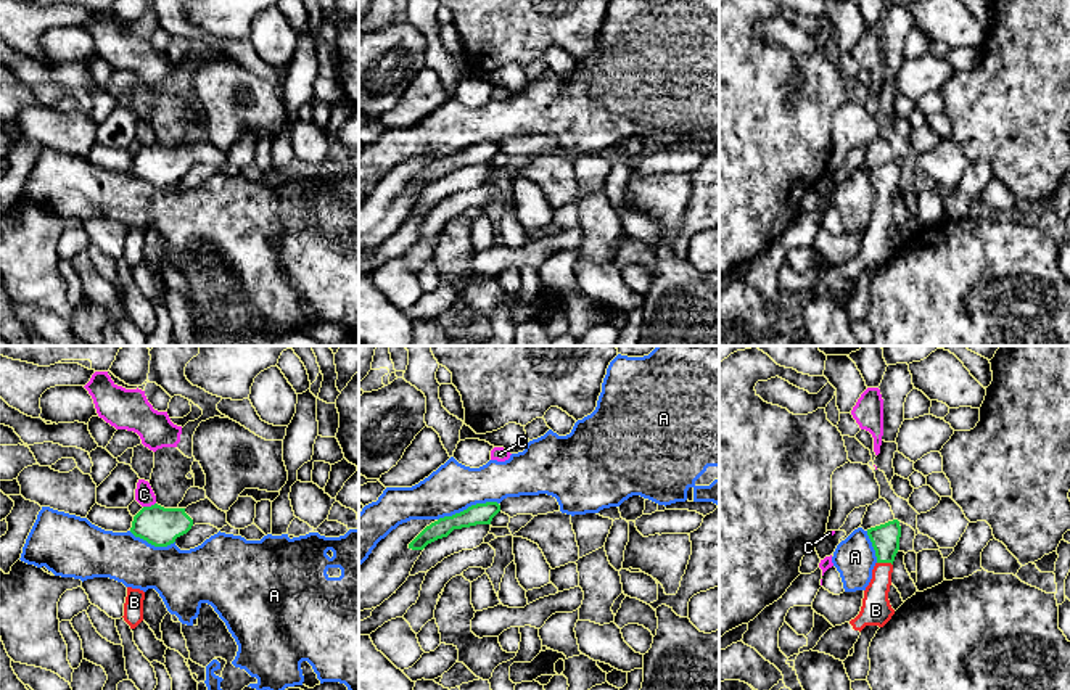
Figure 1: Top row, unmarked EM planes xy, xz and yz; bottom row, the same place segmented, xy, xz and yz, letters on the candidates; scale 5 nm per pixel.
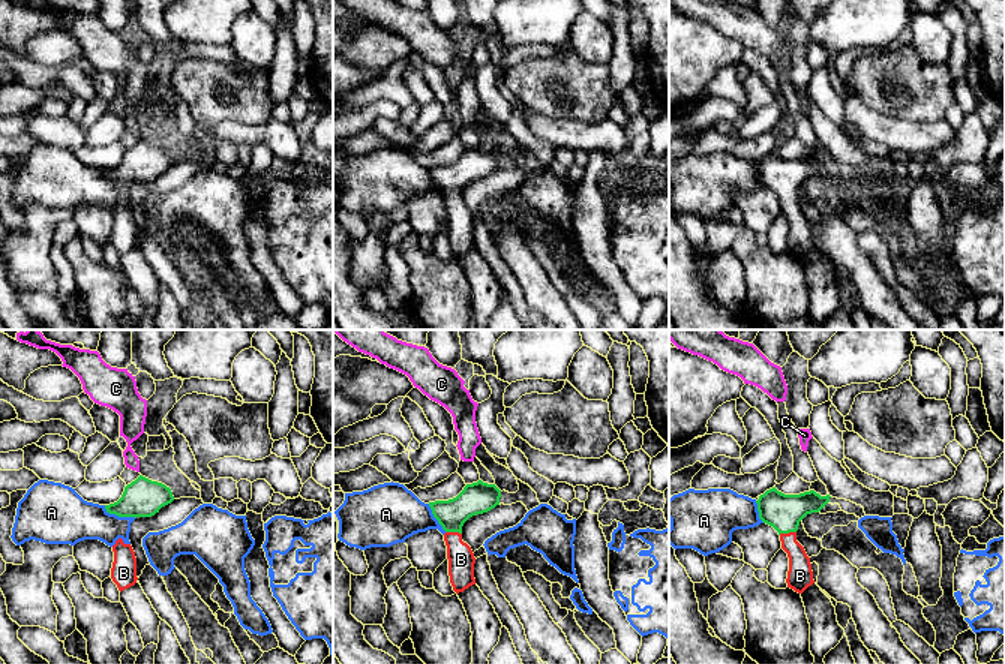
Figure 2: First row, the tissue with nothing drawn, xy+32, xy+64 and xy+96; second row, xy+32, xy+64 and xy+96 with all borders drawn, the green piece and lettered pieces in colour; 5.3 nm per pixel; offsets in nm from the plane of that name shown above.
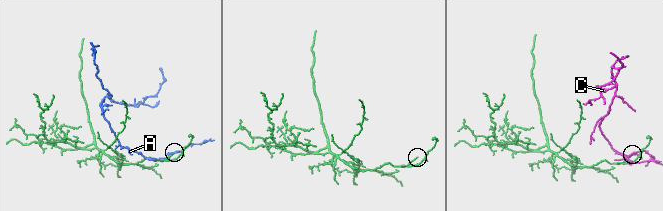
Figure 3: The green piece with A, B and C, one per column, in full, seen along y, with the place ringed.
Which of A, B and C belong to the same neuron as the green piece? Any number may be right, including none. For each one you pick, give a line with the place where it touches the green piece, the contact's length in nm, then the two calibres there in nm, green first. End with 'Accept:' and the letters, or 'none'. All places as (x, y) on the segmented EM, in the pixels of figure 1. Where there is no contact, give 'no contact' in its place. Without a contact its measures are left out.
B: yz (885, 562) | 80 nm | 140/150 nm
Accept: B

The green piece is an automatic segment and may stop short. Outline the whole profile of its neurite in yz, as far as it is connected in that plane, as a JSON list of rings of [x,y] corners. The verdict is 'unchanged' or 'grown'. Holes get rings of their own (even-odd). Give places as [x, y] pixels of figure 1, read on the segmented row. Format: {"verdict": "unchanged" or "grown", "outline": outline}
{"verdict": "grown", "outline": [[[893,520],[870,528],[867,529],[867,536],[875,550],[877,563],[872,569],[872,579],[864,590],[861,611],[850,622],[829,629],[813,648],[813,651],[830,655],[840,661],[848,658],[850,650],[854,647],[866,626],[883,627],[895,614],[888,600],[888,592],[893,561],[899,550],[899,521]]]}

